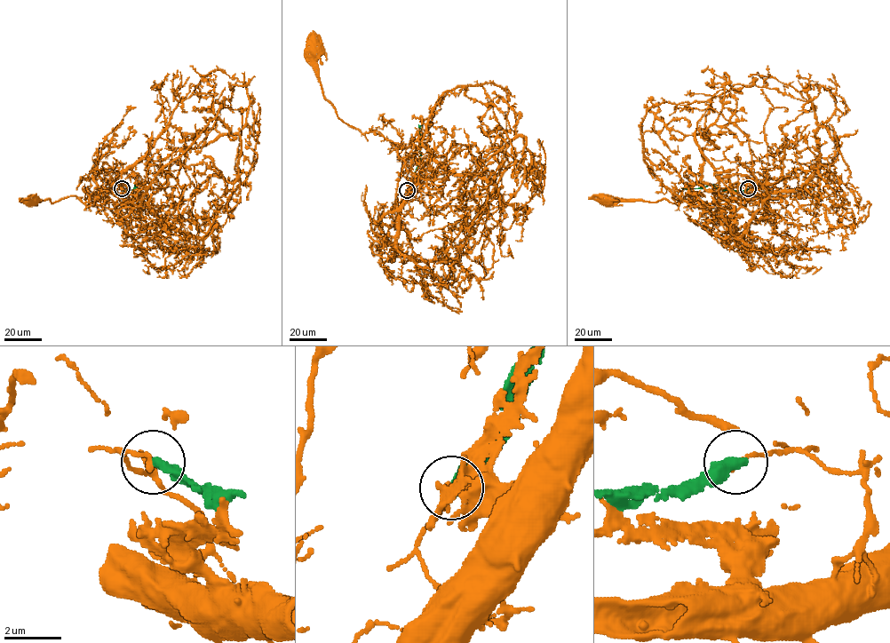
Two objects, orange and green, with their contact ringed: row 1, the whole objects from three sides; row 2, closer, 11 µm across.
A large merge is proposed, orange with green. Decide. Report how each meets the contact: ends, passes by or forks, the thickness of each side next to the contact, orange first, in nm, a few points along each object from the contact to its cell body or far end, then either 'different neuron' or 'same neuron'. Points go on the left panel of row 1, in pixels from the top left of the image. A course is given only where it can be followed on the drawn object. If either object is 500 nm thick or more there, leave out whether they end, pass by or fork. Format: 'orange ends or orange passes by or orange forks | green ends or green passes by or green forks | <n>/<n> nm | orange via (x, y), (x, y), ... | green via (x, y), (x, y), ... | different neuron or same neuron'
orange ends | green ends | 160/420 nm | orange via (122, 188), (124, 196), (143, 202), (116, 210), (86, 205), (75, 195), (52, 202), (31, 197) | green via (122, 188), (131, 191), (134, 185), (137, 188) | different neuron

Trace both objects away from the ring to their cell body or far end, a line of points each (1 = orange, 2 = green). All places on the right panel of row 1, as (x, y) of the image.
1: (748, 188), (757, 194), (720, 199), (703, 210), (689, 205), (689, 195), (674, 202), (607, 197)
2: (748, 188), (727, 191), (711, 185), (681, 188)

